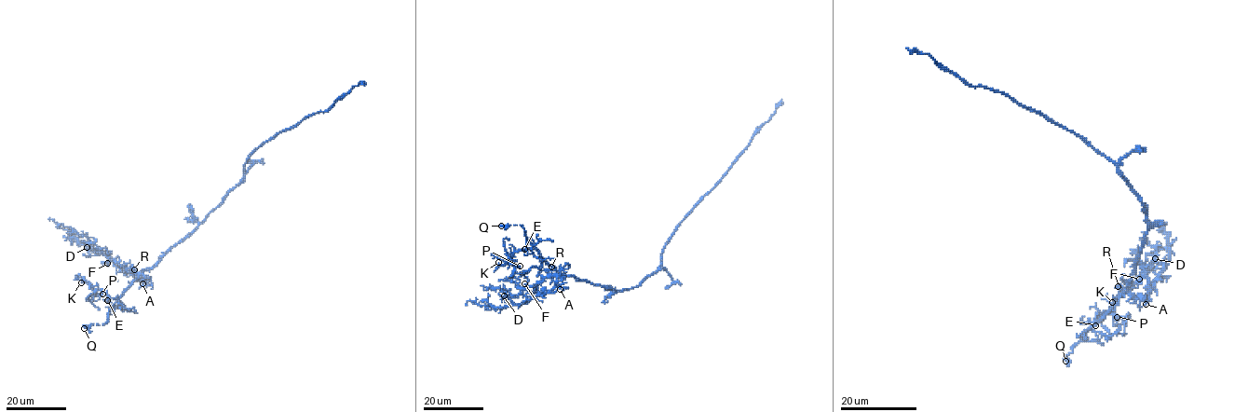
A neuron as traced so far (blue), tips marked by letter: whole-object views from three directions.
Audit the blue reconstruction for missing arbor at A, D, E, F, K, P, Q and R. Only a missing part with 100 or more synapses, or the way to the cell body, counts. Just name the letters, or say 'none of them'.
Q

